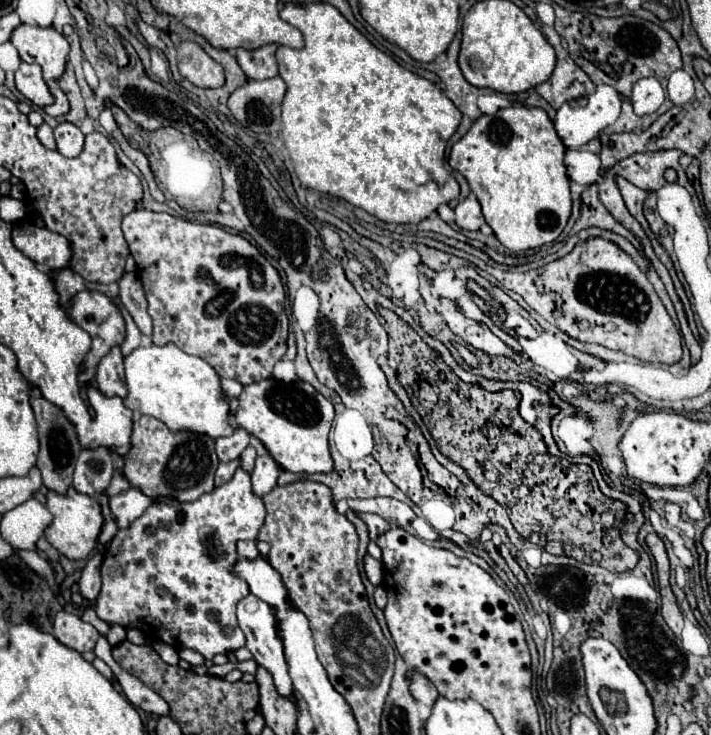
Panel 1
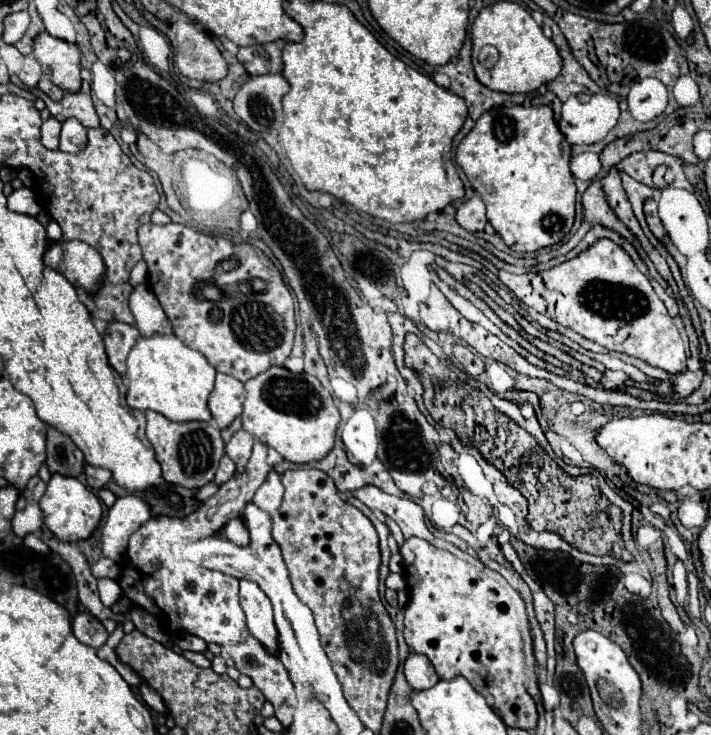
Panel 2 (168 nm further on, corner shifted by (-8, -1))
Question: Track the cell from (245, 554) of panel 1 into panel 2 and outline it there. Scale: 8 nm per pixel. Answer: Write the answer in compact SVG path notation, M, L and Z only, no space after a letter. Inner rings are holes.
M239 518L231 520L225 526L225 538L237 546L247 546L249 544L249 536L247 536L247 528L243 526L243 522Z

